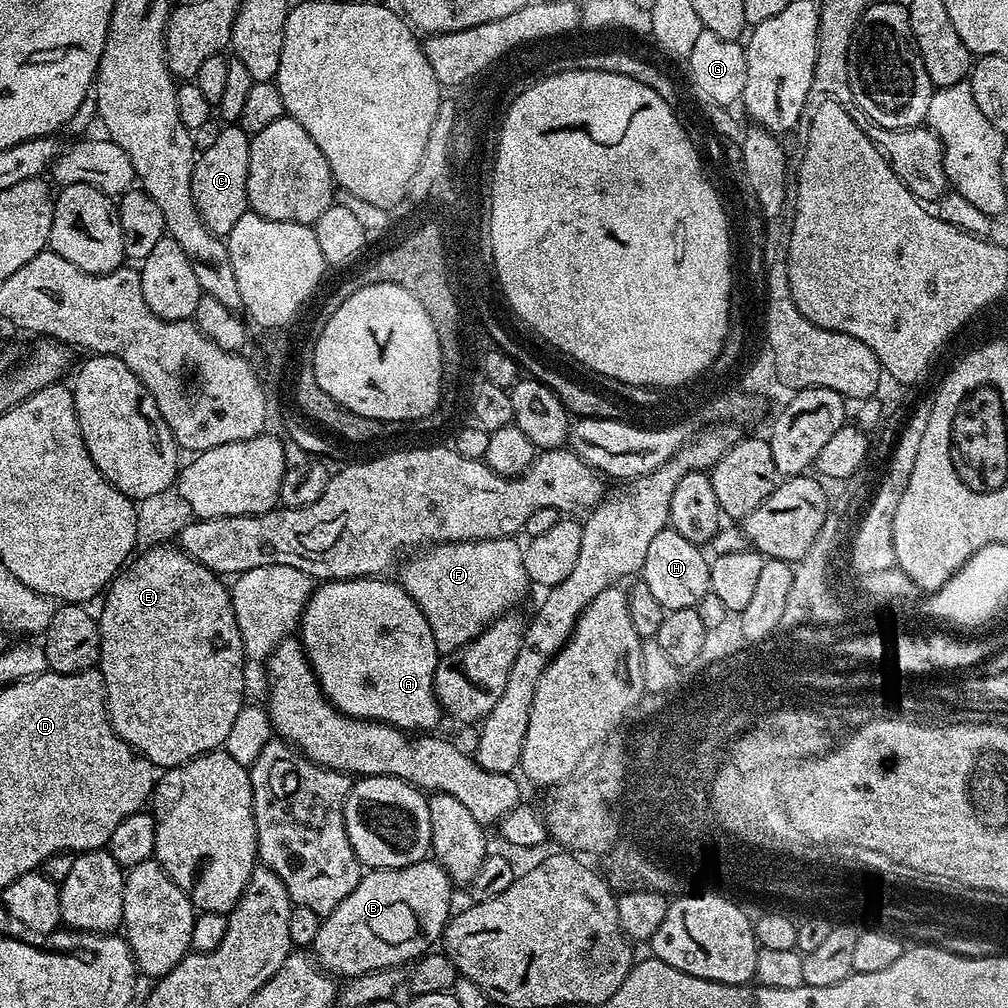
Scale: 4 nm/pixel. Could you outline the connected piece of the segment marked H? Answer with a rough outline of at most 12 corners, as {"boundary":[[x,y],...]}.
{"boundary":[[669,526],[639,575],[662,608],[696,607],[710,590],[709,557]]}

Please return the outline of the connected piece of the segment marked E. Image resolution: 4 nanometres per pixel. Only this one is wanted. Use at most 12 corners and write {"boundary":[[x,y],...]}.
{"boundary":[[143,549],[98,612],[108,719],[160,770],[246,703],[231,591]]}

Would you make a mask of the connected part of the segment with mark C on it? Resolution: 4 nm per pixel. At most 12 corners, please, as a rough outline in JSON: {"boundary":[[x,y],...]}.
{"boundary":[[221,127],[192,171],[200,217],[226,238],[249,211],[250,137]]}

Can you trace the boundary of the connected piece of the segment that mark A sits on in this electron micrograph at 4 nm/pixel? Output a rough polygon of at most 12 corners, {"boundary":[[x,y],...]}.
{"boundary":[[388,578],[313,591],[298,639],[340,712],[439,722],[441,653]]}

